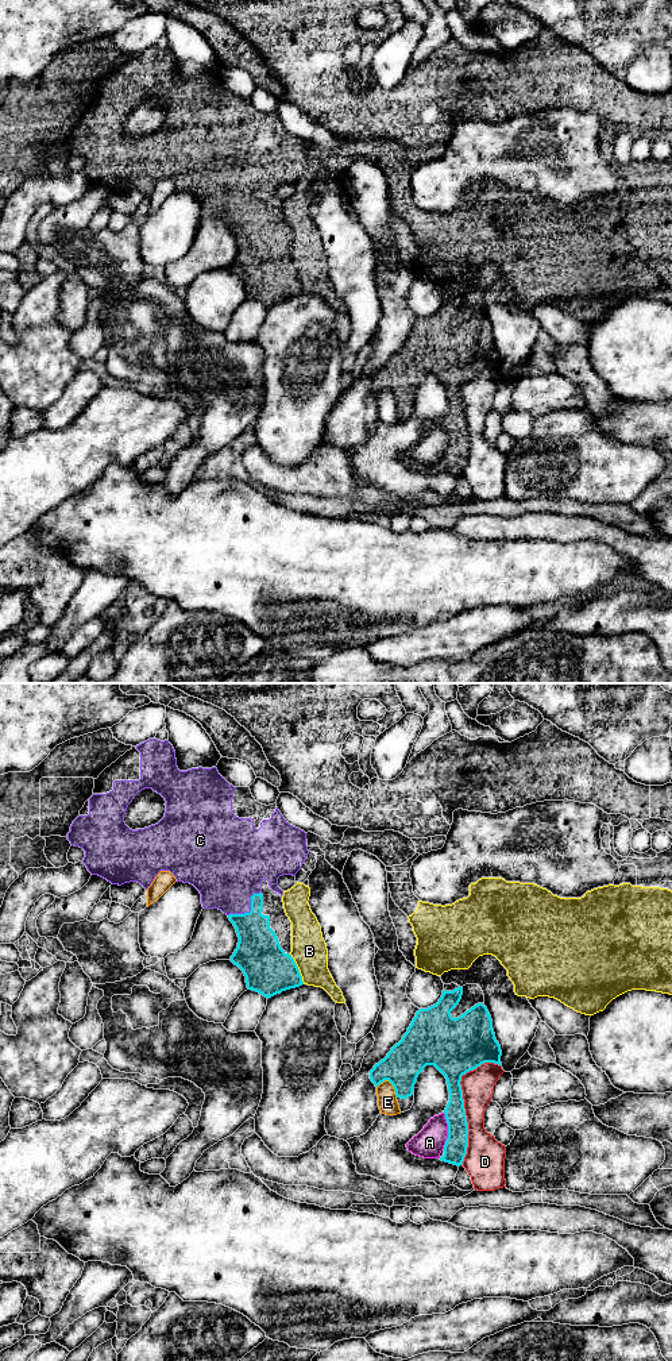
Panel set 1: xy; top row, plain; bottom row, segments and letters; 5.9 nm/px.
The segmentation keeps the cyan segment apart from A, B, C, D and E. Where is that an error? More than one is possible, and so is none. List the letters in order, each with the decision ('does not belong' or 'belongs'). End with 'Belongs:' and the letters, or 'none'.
A: does not belong
B: does not belong
C: belongs
D: does not belong
E: does not belong
Belongs: C

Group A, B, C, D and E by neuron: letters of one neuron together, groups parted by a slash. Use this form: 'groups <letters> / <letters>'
groups A / B / C / D / E

